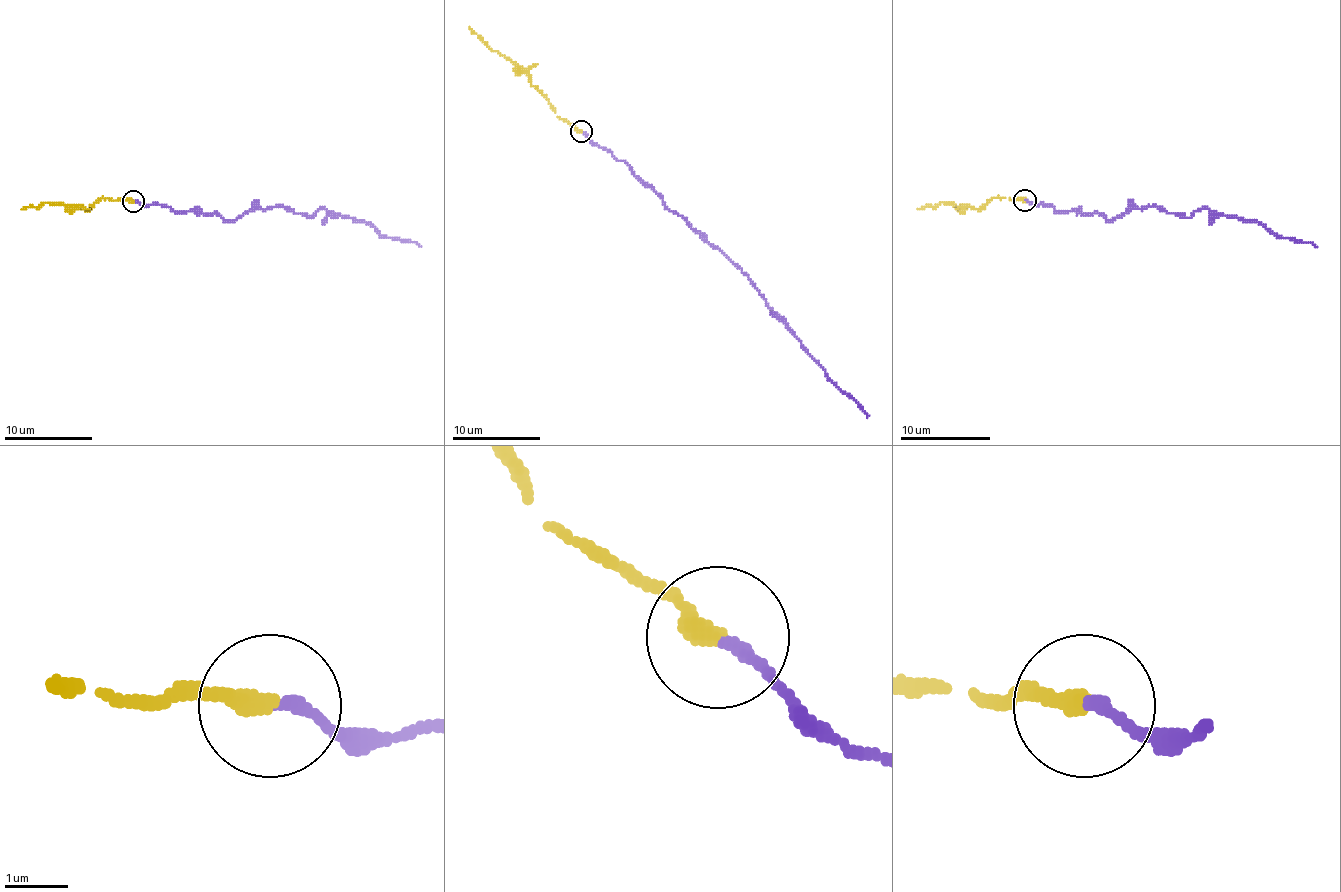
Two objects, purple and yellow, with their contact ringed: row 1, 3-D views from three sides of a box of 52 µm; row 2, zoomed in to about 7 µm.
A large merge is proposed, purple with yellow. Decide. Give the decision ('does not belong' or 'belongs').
does not belong

